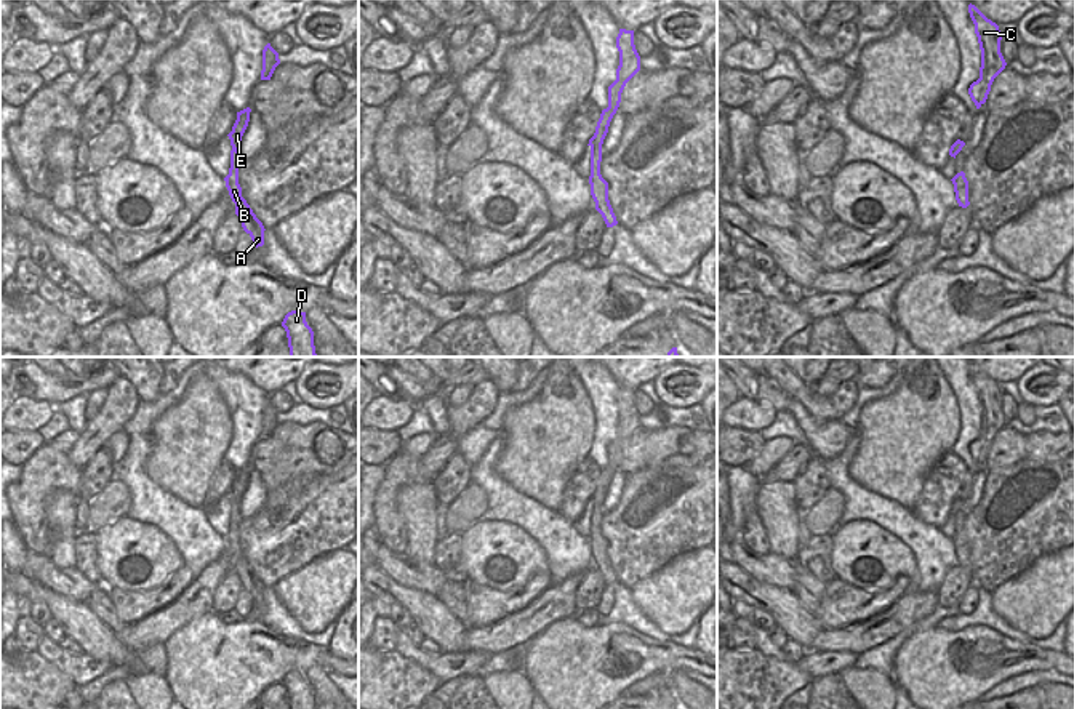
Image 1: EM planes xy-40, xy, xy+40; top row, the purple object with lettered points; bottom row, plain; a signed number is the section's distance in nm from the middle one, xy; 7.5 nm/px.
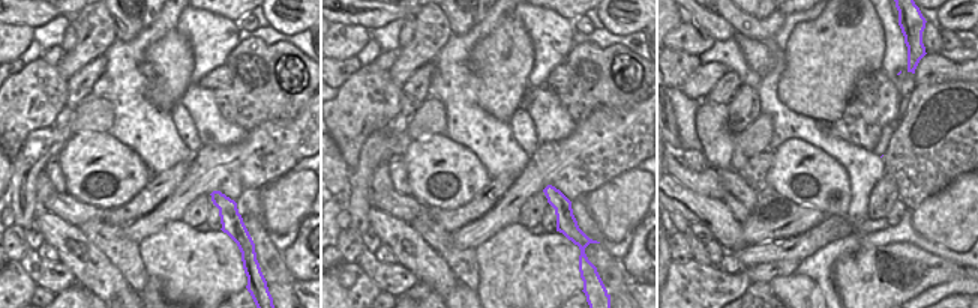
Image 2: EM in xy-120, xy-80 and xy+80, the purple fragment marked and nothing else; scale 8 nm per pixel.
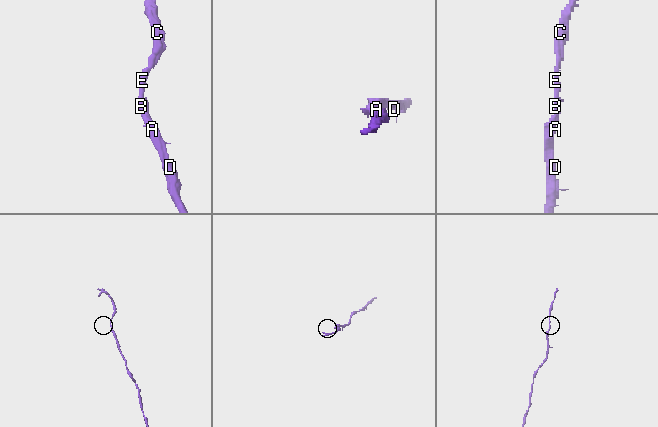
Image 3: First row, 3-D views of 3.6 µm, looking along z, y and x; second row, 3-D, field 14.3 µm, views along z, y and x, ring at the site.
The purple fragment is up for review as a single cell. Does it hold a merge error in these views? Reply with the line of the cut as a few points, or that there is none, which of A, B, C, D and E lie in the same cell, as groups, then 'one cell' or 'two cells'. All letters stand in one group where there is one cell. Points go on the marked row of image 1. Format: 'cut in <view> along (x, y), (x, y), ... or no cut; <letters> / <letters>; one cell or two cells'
no cut; A B C D E; one cell

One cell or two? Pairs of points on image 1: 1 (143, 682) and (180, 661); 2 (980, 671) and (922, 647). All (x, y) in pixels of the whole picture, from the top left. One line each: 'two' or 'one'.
1: two
2: one

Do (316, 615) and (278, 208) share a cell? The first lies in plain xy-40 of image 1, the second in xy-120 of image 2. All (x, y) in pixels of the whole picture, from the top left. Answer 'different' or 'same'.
same

